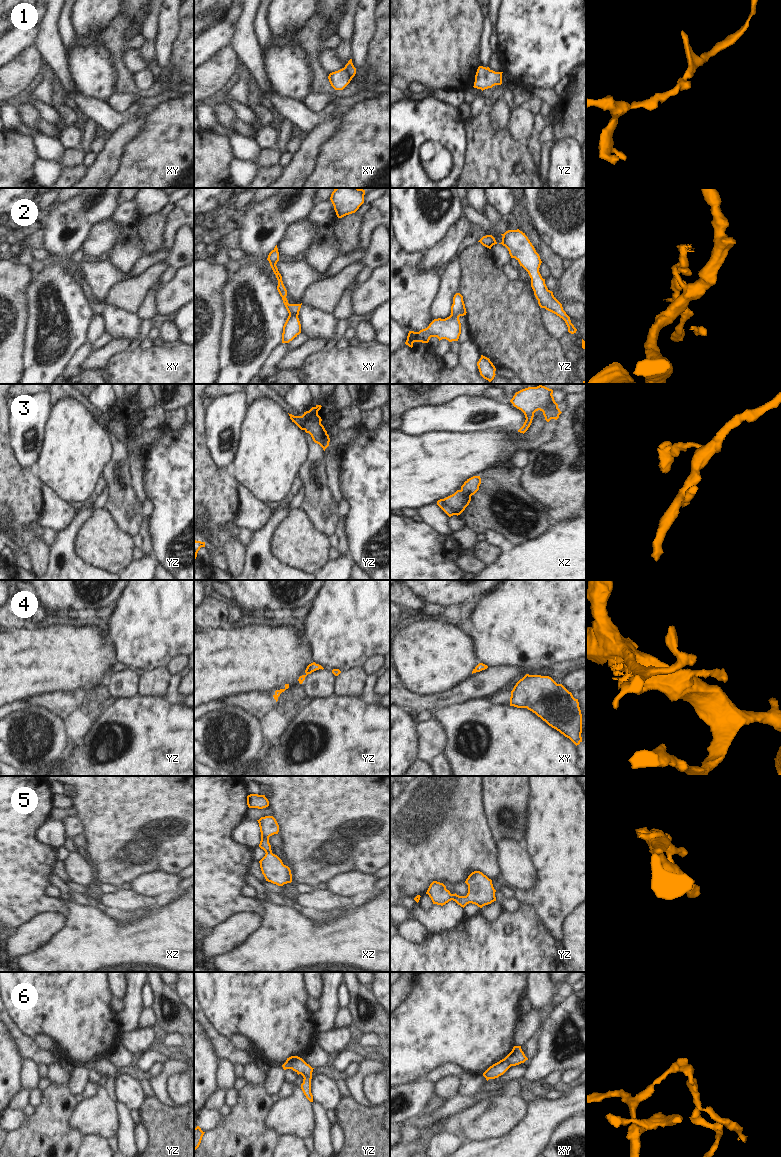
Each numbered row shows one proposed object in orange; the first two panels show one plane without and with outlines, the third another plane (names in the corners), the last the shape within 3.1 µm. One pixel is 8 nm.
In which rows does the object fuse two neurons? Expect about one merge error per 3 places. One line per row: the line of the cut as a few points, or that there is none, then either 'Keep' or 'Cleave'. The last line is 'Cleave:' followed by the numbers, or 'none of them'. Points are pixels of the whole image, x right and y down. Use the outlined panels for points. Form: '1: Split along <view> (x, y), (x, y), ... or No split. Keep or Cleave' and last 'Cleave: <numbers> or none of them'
1: Split along xy (343, 68), (351, 78). Cleave
2: Split along xy (289, 314), (297, 316). Cleave
3: Split along yz (300, 416), (304, 429). Cleave
4: No split. Keep
5: No split. Keep
6: Split along xy (504, 1058), (510, 1066). Cleave
Cleave: 1, 2, 3, 6

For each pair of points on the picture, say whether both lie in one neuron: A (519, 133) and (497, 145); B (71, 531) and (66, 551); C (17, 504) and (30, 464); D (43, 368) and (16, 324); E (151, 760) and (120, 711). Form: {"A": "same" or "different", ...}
{"A": "different", "B": "same", "C": "different", "D": "different", "E": "same"}

